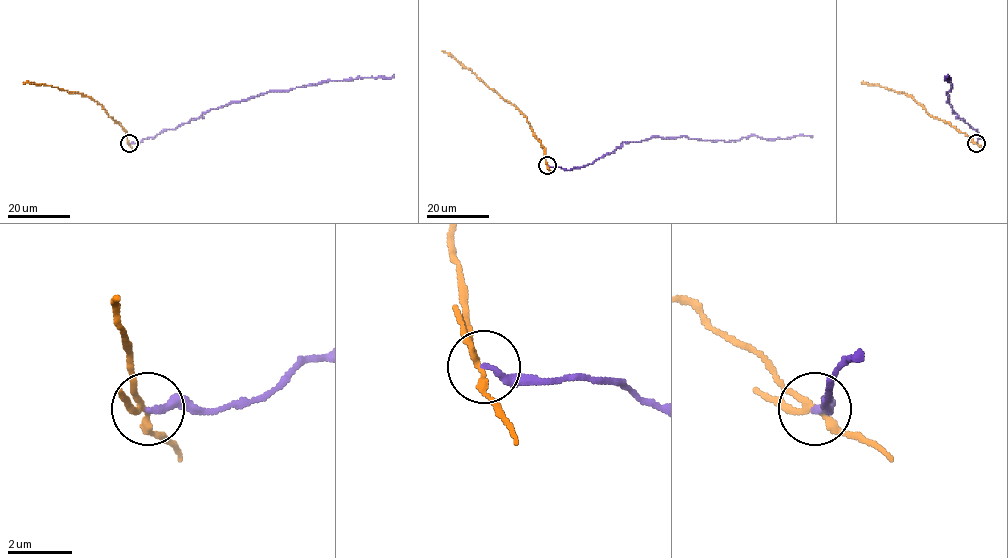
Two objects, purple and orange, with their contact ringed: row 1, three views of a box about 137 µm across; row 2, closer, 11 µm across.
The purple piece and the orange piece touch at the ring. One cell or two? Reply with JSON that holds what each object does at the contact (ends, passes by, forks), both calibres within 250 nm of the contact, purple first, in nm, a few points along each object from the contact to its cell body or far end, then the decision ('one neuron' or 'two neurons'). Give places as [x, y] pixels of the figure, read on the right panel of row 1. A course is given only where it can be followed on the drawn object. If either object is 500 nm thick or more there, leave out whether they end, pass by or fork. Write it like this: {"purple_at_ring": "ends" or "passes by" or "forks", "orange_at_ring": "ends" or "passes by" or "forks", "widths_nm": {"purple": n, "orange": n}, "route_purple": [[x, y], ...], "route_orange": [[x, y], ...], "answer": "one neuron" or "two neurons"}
{"purple_at_ring": "ends", "orange_at_ring": "passes by", "widths_nm": {"purple": 200, "orange": 200}, "route_purple": [[976, 143], [979, 133], [953, 112], [946, 101], [952, 85], [946, 80], [949, 79], [947, 75]], "route_orange": [[976, 143], [949, 122], [933, 117], [910, 96], [880, 86], [861, 83]], "answer": "two neurons"}

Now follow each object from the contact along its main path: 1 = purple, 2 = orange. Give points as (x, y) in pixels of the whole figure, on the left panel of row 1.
1: (129, 143), (139, 143), (197, 119), (213, 108), (265, 93), (290, 90), (324, 81), (391, 78), (394, 75)
2: (129, 143), (126, 132), (95, 101), (52, 86), (24, 83)

